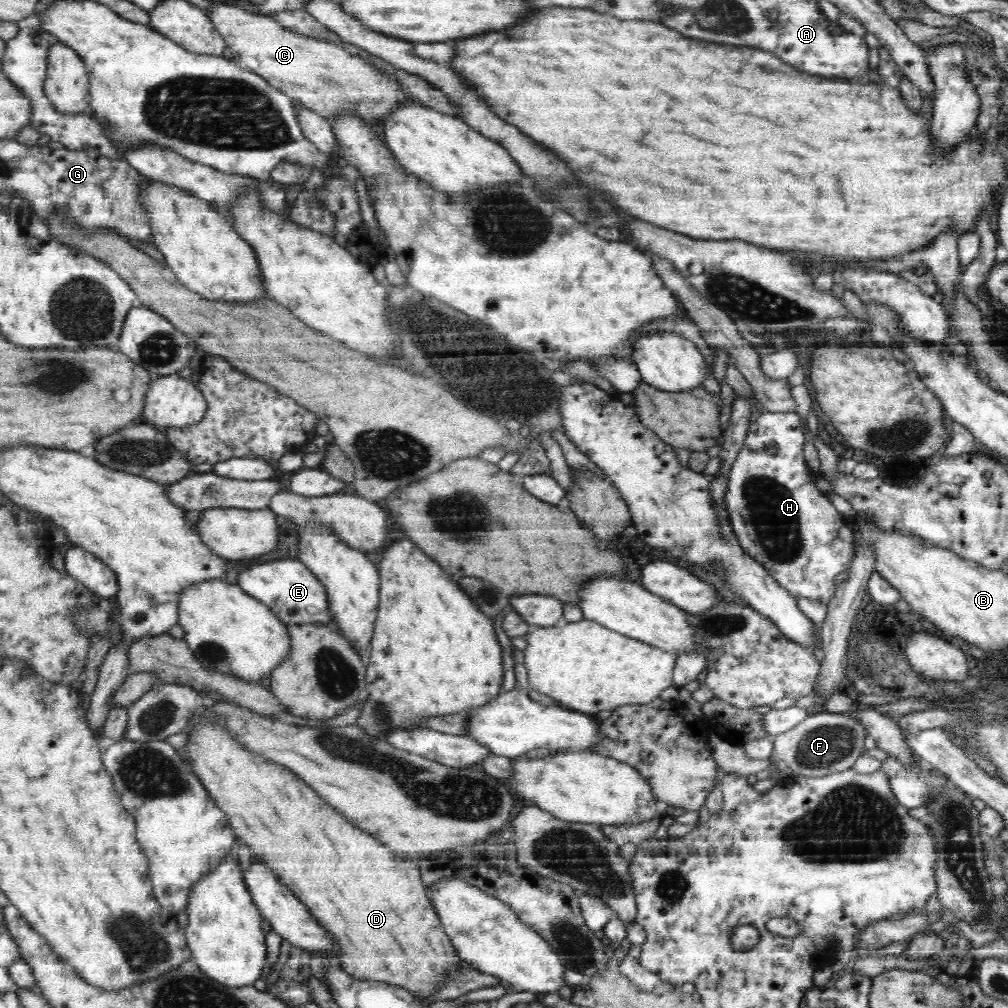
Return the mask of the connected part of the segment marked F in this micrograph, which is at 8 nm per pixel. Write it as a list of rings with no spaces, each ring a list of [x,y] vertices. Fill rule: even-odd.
[[[824,709],[812,712],[806,720],[800,722],[788,733],[775,737],[775,753],[772,761],[788,767],[792,775],[806,778],[843,772],[852,769],[865,750],[864,739],[868,736],[862,722],[852,716],[851,711],[843,714],[832,714]]]

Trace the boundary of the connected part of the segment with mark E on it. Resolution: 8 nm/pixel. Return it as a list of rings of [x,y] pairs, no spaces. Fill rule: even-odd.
[[[286,558],[247,566],[237,576],[237,584],[250,596],[263,602],[286,625],[332,623],[327,590],[320,579],[299,559]]]

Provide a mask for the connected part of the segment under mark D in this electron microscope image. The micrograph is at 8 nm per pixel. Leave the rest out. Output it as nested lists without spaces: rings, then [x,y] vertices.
[[[206,722],[198,730],[194,730],[194,734],[190,738],[190,746],[186,748],[186,756],[192,762],[196,776],[203,782],[219,809],[228,818],[232,831],[238,836],[239,840],[249,846],[254,862],[262,863],[272,870],[280,879],[280,882],[289,887],[293,895],[300,899],[300,902],[305,903],[308,912],[316,918],[315,921],[326,927],[331,936],[334,936],[335,946],[339,946],[341,949],[338,958],[336,958],[337,964],[342,966],[342,971],[351,976],[353,980],[378,980],[378,982],[386,982],[386,984],[392,986],[405,988],[417,998],[428,998],[436,992],[436,988],[446,980],[446,976],[450,975],[451,971],[458,969],[462,964],[466,964],[456,954],[450,937],[441,925],[437,912],[427,895],[427,888],[423,883],[420,867],[418,867],[415,859],[395,854],[391,848],[380,842],[378,838],[360,830],[358,827],[354,827],[352,823],[348,822],[348,819],[344,819],[343,814],[335,810],[335,807],[330,808],[330,805],[324,802],[320,795],[312,790],[311,786],[308,788],[307,783],[296,776],[288,767],[270,763],[264,757],[258,757],[256,753],[252,753],[244,745],[240,745],[240,742],[230,738],[228,731],[224,729],[224,723],[212,725],[210,722]]]

